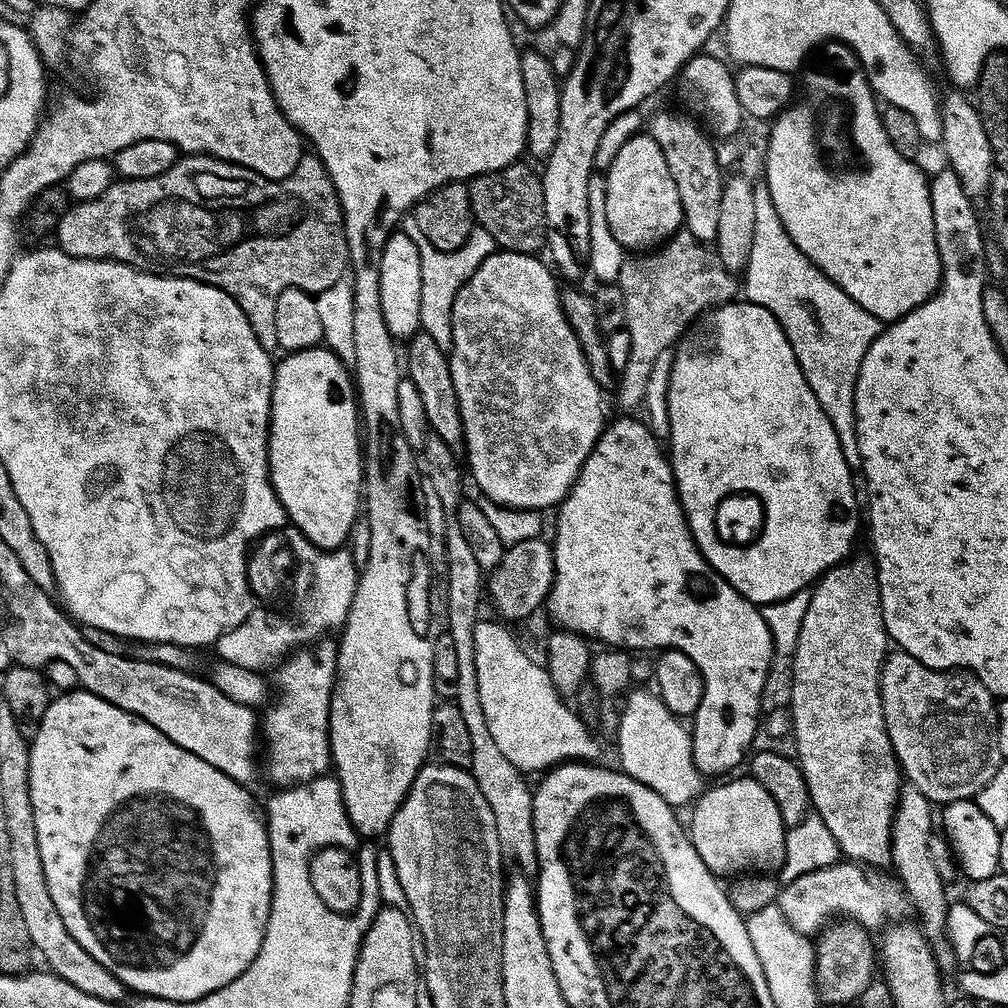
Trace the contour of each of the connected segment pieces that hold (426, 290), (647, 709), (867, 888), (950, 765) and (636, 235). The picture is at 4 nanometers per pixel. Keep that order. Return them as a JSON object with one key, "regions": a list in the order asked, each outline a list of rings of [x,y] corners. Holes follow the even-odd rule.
{"regions":[[[[409,219],[402,230],[419,246],[422,258],[422,314],[420,315],[421,329],[438,342],[438,346],[445,350],[452,347],[452,307],[456,291],[474,274],[476,267],[489,256],[496,248],[494,238],[486,234],[478,226],[473,227],[468,236],[468,243],[463,244],[453,252],[443,252],[437,248],[429,248],[426,238],[422,238],[422,230],[418,230],[418,222]],[[477,248],[477,249],[476,249]]],[[[633,687],[619,713],[620,727],[614,740],[620,743],[619,767],[638,782],[650,786],[668,804],[691,805],[702,791],[702,773],[692,757],[692,737],[678,717],[668,709],[655,691]]],[[[837,862],[787,881],[779,889],[778,906],[786,922],[803,934],[819,933],[833,918],[847,918],[867,930],[880,930],[889,921],[888,916],[903,917],[900,915],[904,912],[906,896],[899,883],[893,882],[893,885],[879,874],[859,863]]],[[[899,650],[893,651],[881,666],[880,672],[880,692],[881,702],[884,707],[885,726],[888,728],[890,742],[896,752],[896,760],[900,766],[901,773],[906,777],[907,783],[928,799],[933,806],[947,806],[959,800],[972,800],[983,788],[998,774],[1002,757],[1000,754],[999,734],[997,732],[998,713],[997,697],[988,689],[987,684],[983,684],[977,676],[972,675],[967,670],[937,670],[928,668],[920,660],[914,659],[909,652]]],[[[639,132],[618,150],[604,174],[607,233],[630,252],[646,252],[675,235],[683,225],[681,198],[661,147],[649,133]]]]}

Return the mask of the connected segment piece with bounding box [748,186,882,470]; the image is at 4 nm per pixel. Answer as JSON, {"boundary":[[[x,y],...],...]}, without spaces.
{"boundary":[[[764,186],[754,187],[754,246],[750,246],[748,268],[752,272],[751,303],[770,310],[778,326],[782,326],[794,350],[794,358],[798,358],[798,366],[810,390],[814,390],[814,398],[818,398],[818,406],[822,406],[838,434],[849,468],[859,469],[854,390],[862,358],[866,358],[866,350],[880,337],[882,322],[862,310],[846,290],[826,278],[826,274],[794,246]]]}

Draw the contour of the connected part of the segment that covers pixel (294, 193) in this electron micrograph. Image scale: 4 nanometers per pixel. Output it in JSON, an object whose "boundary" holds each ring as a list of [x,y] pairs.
{"boundary":[[[184,154],[170,166],[165,173],[157,177],[134,178],[133,180],[117,179],[100,196],[90,201],[73,203],[62,214],[54,233],[55,243],[60,251],[70,254],[74,258],[86,258],[87,260],[116,260],[120,264],[128,264],[131,268],[141,268],[144,272],[153,271],[165,276],[184,276],[187,280],[200,280],[203,284],[213,284],[215,288],[222,289],[246,314],[250,322],[250,330],[258,338],[258,342],[270,354],[280,348],[277,331],[274,324],[275,303],[278,296],[290,287],[301,288],[304,292],[319,293],[333,286],[339,280],[345,279],[349,271],[348,243],[344,233],[344,211],[340,208],[340,200],[336,197],[336,191],[328,172],[321,164],[319,156],[305,154],[298,162],[294,174],[290,174],[285,180],[271,180],[262,174],[258,174],[249,168],[243,168],[237,164],[230,164],[227,160],[218,160],[215,156],[203,154]]]}

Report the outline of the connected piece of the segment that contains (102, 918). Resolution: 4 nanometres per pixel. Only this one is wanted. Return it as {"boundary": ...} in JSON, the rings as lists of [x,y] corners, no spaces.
{"boundary":[[[68,690],[60,694],[57,700],[56,697],[49,699],[48,707],[39,713],[38,720],[40,720],[40,725],[36,728],[36,737],[31,737],[28,750],[30,802],[34,810],[34,826],[38,830],[38,850],[42,854],[42,870],[46,874],[46,886],[50,886],[50,898],[54,898],[54,906],[58,906],[58,914],[62,914],[62,922],[66,922],[66,930],[70,930],[70,934],[76,939],[78,946],[82,946],[82,950],[86,950],[86,954],[90,954],[99,964],[106,966],[106,970],[114,973],[124,983],[125,989],[132,991],[133,988],[136,992],[145,992],[148,996],[157,996],[161,1002],[169,1000],[190,1002],[191,1000],[202,998],[206,994],[210,994],[230,982],[234,982],[234,978],[242,975],[246,970],[246,966],[250,966],[250,962],[254,962],[254,958],[262,946],[266,922],[270,914],[270,906],[272,905],[272,870],[270,846],[268,845],[268,830],[261,813],[260,816],[256,813],[256,804],[252,801],[251,794],[248,793],[249,789],[245,785],[238,783],[234,778],[222,774],[222,770],[210,766],[210,762],[202,762],[202,758],[198,758],[194,754],[182,750],[182,746],[170,742],[170,738],[166,738],[158,729],[150,726],[150,722],[130,715],[126,710],[122,710],[102,698],[98,698],[92,692]]]}

